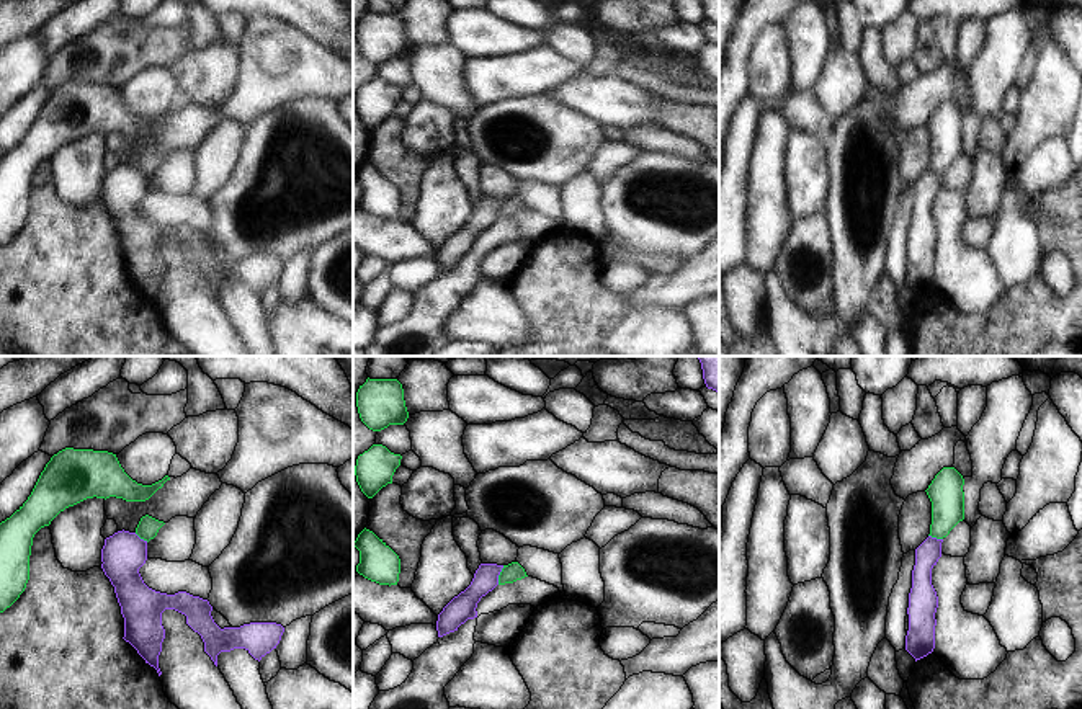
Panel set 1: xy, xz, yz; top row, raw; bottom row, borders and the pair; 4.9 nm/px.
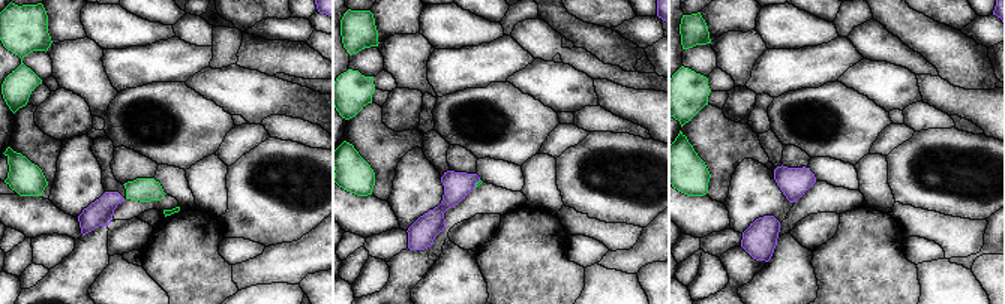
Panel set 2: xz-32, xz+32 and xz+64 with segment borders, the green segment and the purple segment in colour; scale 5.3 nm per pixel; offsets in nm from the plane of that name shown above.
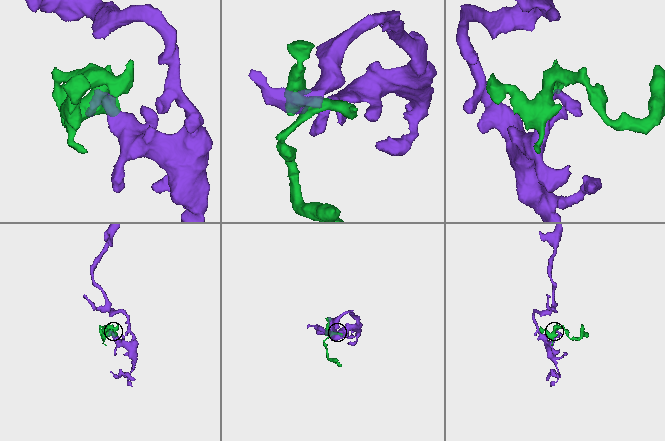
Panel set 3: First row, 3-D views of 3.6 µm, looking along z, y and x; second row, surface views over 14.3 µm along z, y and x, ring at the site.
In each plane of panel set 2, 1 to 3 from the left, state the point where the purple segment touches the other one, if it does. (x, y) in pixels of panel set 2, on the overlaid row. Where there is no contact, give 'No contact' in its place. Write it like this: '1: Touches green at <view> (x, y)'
1: No contact
2: Touches green at xz+32 (476, 184)
3: No contact

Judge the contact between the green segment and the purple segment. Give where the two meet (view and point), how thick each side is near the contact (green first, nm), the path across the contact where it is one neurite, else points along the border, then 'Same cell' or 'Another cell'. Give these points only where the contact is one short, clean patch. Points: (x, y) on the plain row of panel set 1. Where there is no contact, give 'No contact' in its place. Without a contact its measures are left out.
Touches green at xz (499, 209). Thickness 90 nm (green) against 130 nm. Boundary: xz (504, 200), (497, 218). Another cell

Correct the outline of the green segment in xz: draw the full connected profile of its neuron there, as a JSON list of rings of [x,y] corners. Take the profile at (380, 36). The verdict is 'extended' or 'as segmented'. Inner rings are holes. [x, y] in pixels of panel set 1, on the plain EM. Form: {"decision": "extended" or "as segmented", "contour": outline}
{"decision": "as segmented", "contour": [[[368,11],[356,26],[356,41],[361,56],[373,65],[404,59],[409,52],[404,23],[397,13]]]}

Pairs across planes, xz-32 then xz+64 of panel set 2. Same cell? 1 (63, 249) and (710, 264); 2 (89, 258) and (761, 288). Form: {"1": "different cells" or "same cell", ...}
{"1": "different cells", "2": "different cells"}

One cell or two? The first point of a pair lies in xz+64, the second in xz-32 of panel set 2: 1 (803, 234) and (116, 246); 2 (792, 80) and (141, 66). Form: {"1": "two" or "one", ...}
{"1": "one", "2": "one"}

